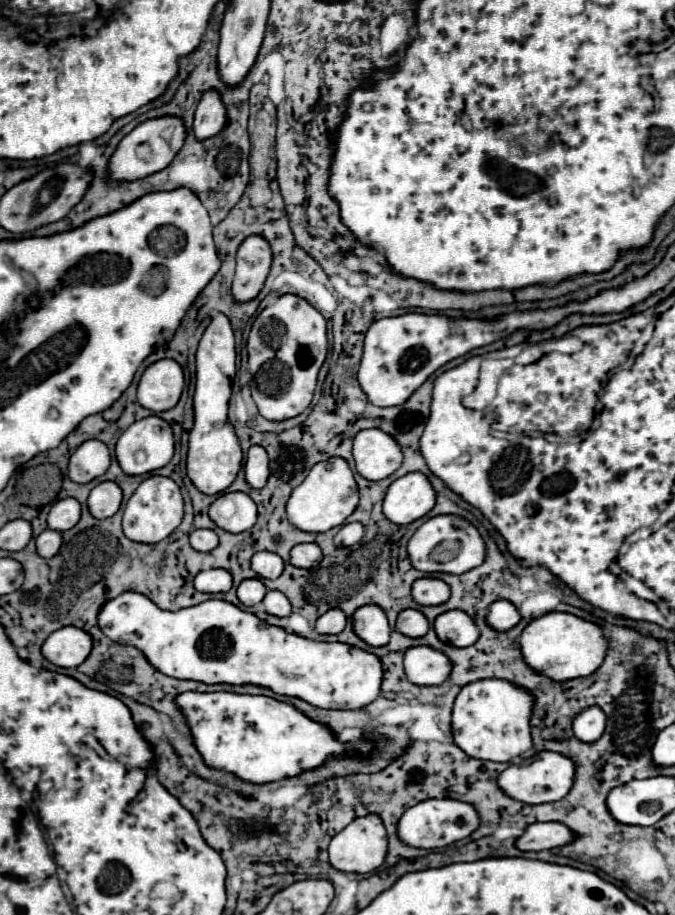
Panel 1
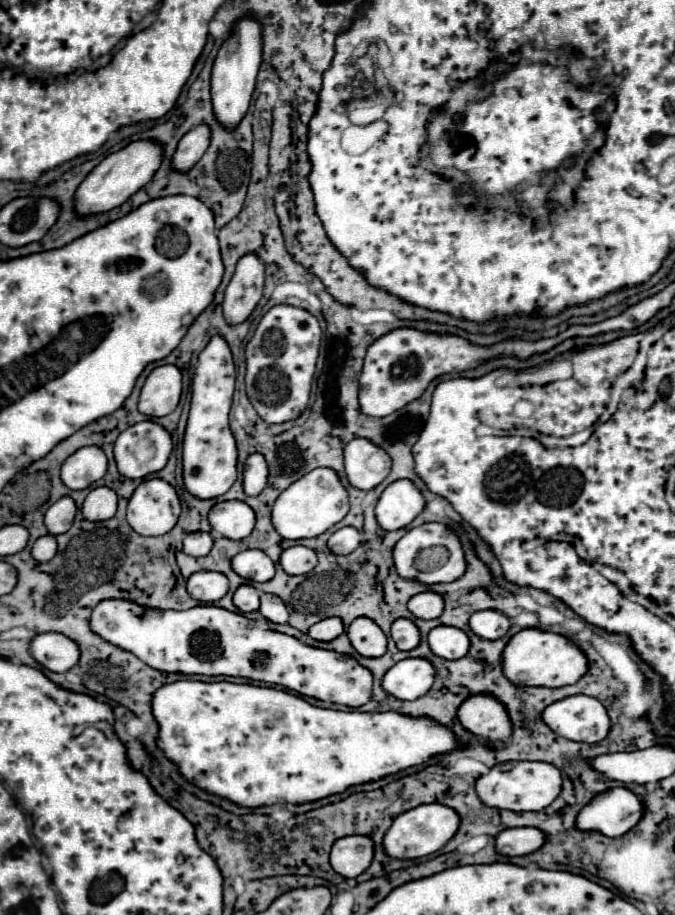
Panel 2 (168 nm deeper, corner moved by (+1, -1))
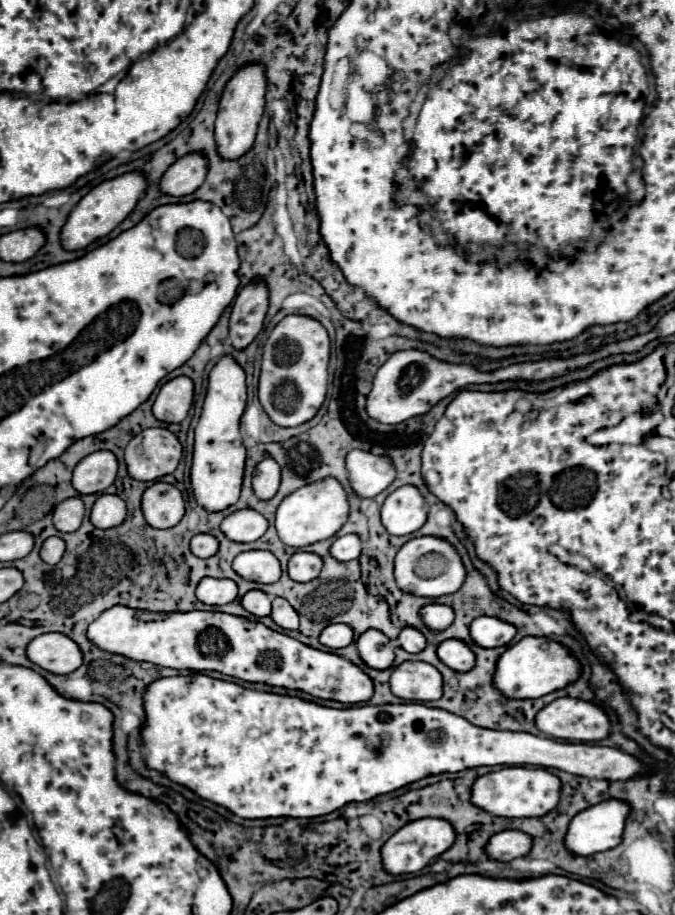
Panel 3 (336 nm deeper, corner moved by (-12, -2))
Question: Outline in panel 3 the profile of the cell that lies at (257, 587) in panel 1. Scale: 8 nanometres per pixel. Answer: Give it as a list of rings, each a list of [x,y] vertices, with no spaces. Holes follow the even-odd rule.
[[[250,590],[250,592],[246,592],[240,602],[242,602],[242,606],[244,606],[250,614],[254,614],[256,618],[262,618],[262,616],[268,616],[268,614],[270,614],[270,604],[272,604],[272,600],[270,600],[270,596],[268,596],[266,592],[262,592],[262,590]]]

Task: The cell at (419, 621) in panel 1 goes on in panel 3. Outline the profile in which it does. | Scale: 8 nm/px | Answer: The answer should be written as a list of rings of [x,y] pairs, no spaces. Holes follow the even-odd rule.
[[[406,626],[400,636],[398,636],[398,644],[406,650],[406,652],[420,652],[426,646],[426,638],[418,628]]]

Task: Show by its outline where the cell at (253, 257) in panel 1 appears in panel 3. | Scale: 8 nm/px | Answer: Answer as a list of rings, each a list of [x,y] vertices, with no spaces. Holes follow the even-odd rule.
[[[254,280],[244,286],[232,306],[230,340],[234,348],[246,348],[262,330],[268,310],[268,286],[264,280]]]

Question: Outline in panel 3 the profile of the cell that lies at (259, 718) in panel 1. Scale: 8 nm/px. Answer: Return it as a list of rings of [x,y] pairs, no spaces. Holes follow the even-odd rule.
[[[188,674],[188,676],[172,676],[172,678],[162,678],[150,684],[146,688],[146,724],[142,728],[142,738],[144,738],[144,750],[148,750],[146,764],[150,768],[156,768],[164,772],[170,780],[190,788],[196,792],[200,798],[206,798],[214,804],[220,804],[234,812],[240,818],[270,818],[270,816],[290,816],[290,818],[316,818],[330,814],[338,808],[342,808],[348,802],[364,802],[370,800],[378,794],[388,794],[392,790],[398,790],[410,782],[416,782],[420,778],[426,778],[430,774],[442,774],[442,772],[460,772],[464,768],[476,768],[476,766],[496,766],[496,764],[508,764],[508,766],[544,766],[544,768],[558,768],[570,774],[586,776],[586,778],[604,778],[604,780],[630,780],[634,776],[646,776],[650,774],[650,766],[640,762],[638,758],[618,750],[618,748],[606,748],[600,744],[582,744],[582,742],[556,742],[554,738],[546,736],[534,736],[528,732],[508,732],[508,730],[486,730],[470,724],[468,720],[440,710],[440,708],[428,708],[424,704],[384,704],[384,706],[354,706],[354,708],[326,708],[308,700],[302,700],[298,696],[286,696],[286,694],[272,694],[272,692],[258,692],[252,688],[238,686],[234,682],[226,680],[216,680],[204,674]],[[378,736],[382,740],[382,746],[374,752],[368,746],[368,738]]]

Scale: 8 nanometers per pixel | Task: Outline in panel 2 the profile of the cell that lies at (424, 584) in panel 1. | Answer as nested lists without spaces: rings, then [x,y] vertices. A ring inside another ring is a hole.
[[[425,591],[411,597],[407,609],[419,619],[437,619],[443,613],[443,599],[433,591]]]

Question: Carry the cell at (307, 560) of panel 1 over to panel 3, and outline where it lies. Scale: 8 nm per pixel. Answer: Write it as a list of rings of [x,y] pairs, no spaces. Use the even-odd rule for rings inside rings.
[[[296,552],[288,562],[288,574],[296,582],[310,582],[318,578],[322,570],[322,558],[312,552]]]

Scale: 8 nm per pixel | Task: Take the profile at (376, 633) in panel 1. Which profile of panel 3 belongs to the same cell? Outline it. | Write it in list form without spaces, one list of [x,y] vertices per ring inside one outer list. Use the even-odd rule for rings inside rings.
[[[366,630],[358,642],[358,652],[362,656],[362,660],[370,666],[370,668],[376,668],[376,670],[384,670],[384,668],[390,668],[392,662],[394,662],[394,648],[388,640],[388,636],[380,630]]]

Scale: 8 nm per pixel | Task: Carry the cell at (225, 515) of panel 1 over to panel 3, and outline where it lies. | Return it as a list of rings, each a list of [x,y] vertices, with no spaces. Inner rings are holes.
[[[250,508],[236,510],[222,520],[222,532],[234,542],[254,542],[268,528],[268,520]]]

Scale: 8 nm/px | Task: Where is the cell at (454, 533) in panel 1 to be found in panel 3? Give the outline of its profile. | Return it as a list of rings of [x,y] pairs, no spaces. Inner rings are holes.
[[[422,536],[422,538],[412,538],[408,540],[396,554],[396,568],[394,576],[398,586],[404,592],[412,592],[416,596],[428,596],[428,598],[438,598],[444,594],[452,594],[462,588],[466,580],[466,568],[462,564],[460,554],[454,550],[454,546],[436,536]]]

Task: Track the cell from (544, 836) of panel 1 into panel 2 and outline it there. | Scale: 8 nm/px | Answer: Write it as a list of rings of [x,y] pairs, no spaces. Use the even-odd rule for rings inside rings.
[[[519,827],[509,831],[499,831],[495,835],[495,851],[507,857],[515,855],[529,855],[545,843],[545,833],[533,827]]]

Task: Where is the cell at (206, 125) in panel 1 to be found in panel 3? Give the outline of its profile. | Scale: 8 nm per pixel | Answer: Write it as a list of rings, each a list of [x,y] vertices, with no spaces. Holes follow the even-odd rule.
[[[190,152],[178,158],[166,170],[166,176],[162,176],[162,192],[170,196],[192,194],[196,188],[202,186],[202,180],[206,178],[206,168],[206,156],[200,152]]]

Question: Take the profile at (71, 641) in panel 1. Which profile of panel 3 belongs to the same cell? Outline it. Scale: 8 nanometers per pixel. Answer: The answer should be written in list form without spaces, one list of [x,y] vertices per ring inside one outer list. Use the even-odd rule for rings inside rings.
[[[58,632],[34,638],[26,648],[28,658],[52,674],[70,674],[82,666],[82,652],[74,640]]]

